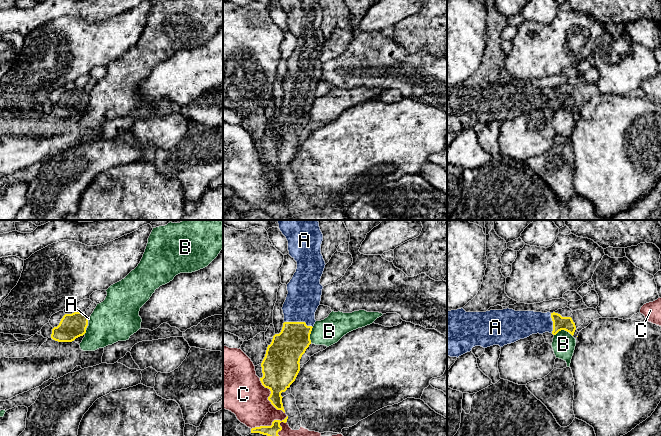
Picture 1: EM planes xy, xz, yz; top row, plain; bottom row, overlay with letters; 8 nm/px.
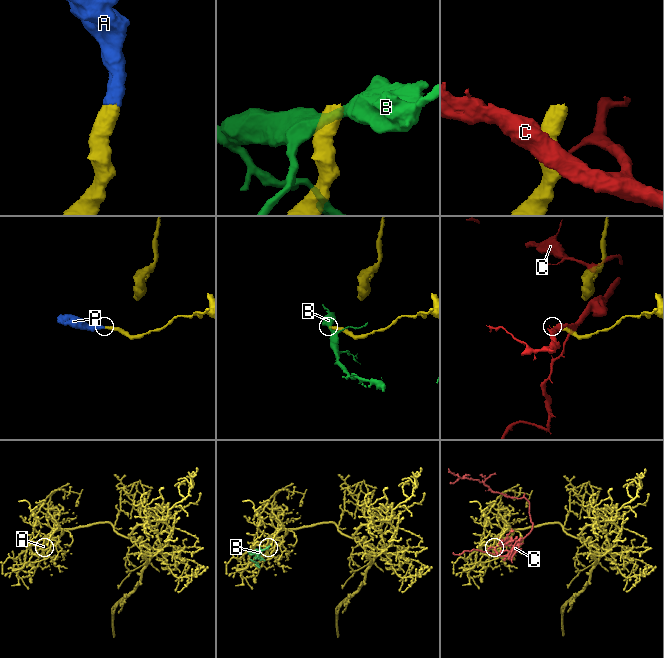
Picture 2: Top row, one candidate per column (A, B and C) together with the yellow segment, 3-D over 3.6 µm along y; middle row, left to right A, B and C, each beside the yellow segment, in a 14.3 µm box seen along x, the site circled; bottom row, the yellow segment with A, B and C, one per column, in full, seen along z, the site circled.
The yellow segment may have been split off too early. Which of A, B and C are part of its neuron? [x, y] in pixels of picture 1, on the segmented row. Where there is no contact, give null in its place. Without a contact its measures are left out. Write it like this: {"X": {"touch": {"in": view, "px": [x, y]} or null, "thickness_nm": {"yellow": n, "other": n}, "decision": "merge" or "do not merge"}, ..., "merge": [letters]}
{"A": {"touch": {"in": "xz", "px": [298, 322]}, "thickness_nm": {"yellow": 280, "other": 280}, "decision": "merge"}, "B": {"touch": {"in": "yz", "px": [563, 329]}, "thickness_nm": {"yellow": 110, "other": 180}, "decision": "do not merge"}, "C": {"touch": {"in": "xz", "px": [269, 426]}, "thickness_nm": {"yellow": 90, "other": 300}, "decision": "do not merge"}, "merge": ["A"]}

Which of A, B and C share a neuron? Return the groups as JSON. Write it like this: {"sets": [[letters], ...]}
{"sets": [["A"], ["B"], ["C"]]}

